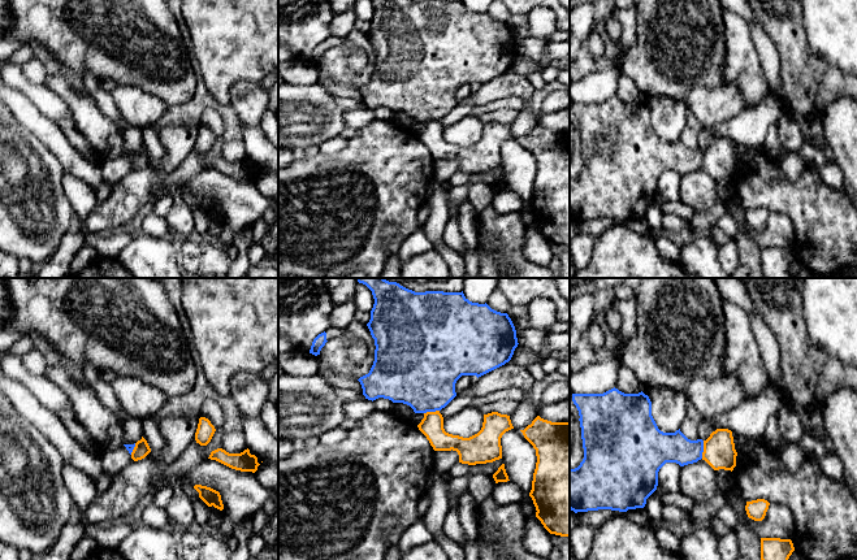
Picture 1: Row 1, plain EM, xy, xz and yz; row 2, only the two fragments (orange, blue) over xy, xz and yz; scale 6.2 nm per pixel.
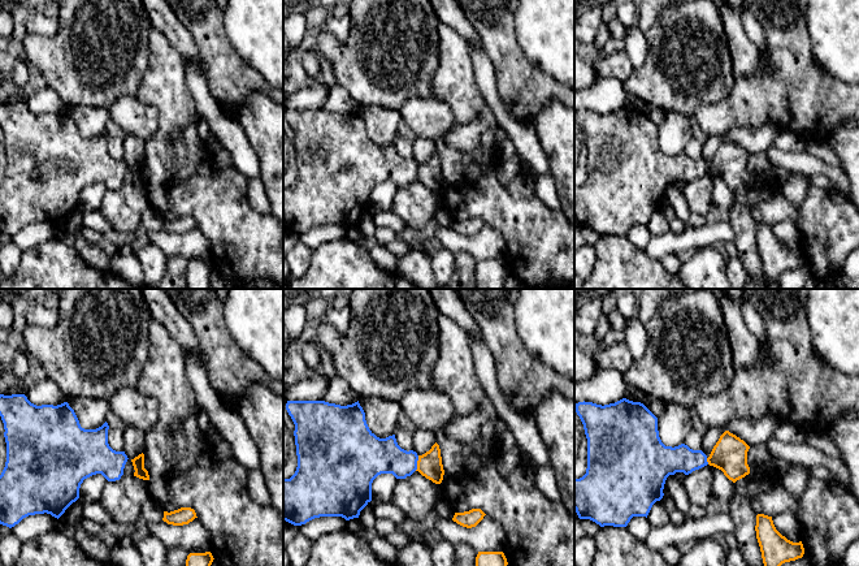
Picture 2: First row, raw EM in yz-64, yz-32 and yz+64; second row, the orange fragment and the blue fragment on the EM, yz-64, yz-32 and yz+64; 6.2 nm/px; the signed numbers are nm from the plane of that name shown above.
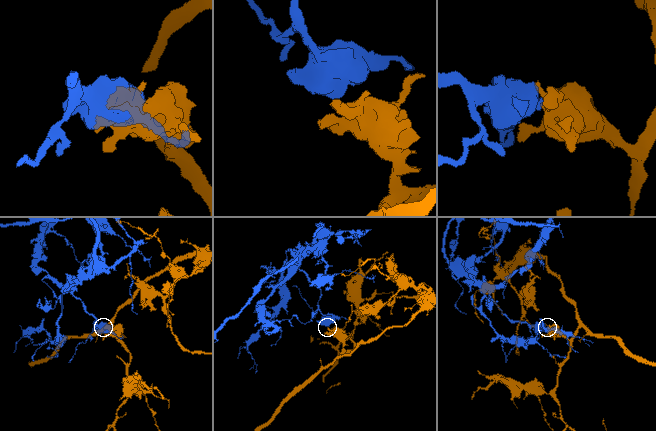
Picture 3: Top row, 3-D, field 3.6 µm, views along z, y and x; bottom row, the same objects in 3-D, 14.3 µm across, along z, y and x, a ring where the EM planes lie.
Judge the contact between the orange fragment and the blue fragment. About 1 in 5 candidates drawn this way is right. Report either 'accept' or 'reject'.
reject

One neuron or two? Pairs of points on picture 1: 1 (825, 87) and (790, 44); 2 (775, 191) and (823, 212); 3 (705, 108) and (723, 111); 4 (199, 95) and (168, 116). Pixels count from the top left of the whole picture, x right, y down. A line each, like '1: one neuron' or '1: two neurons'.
1: one neuron
2: one neuron
3: one neuron
4: one neuron

